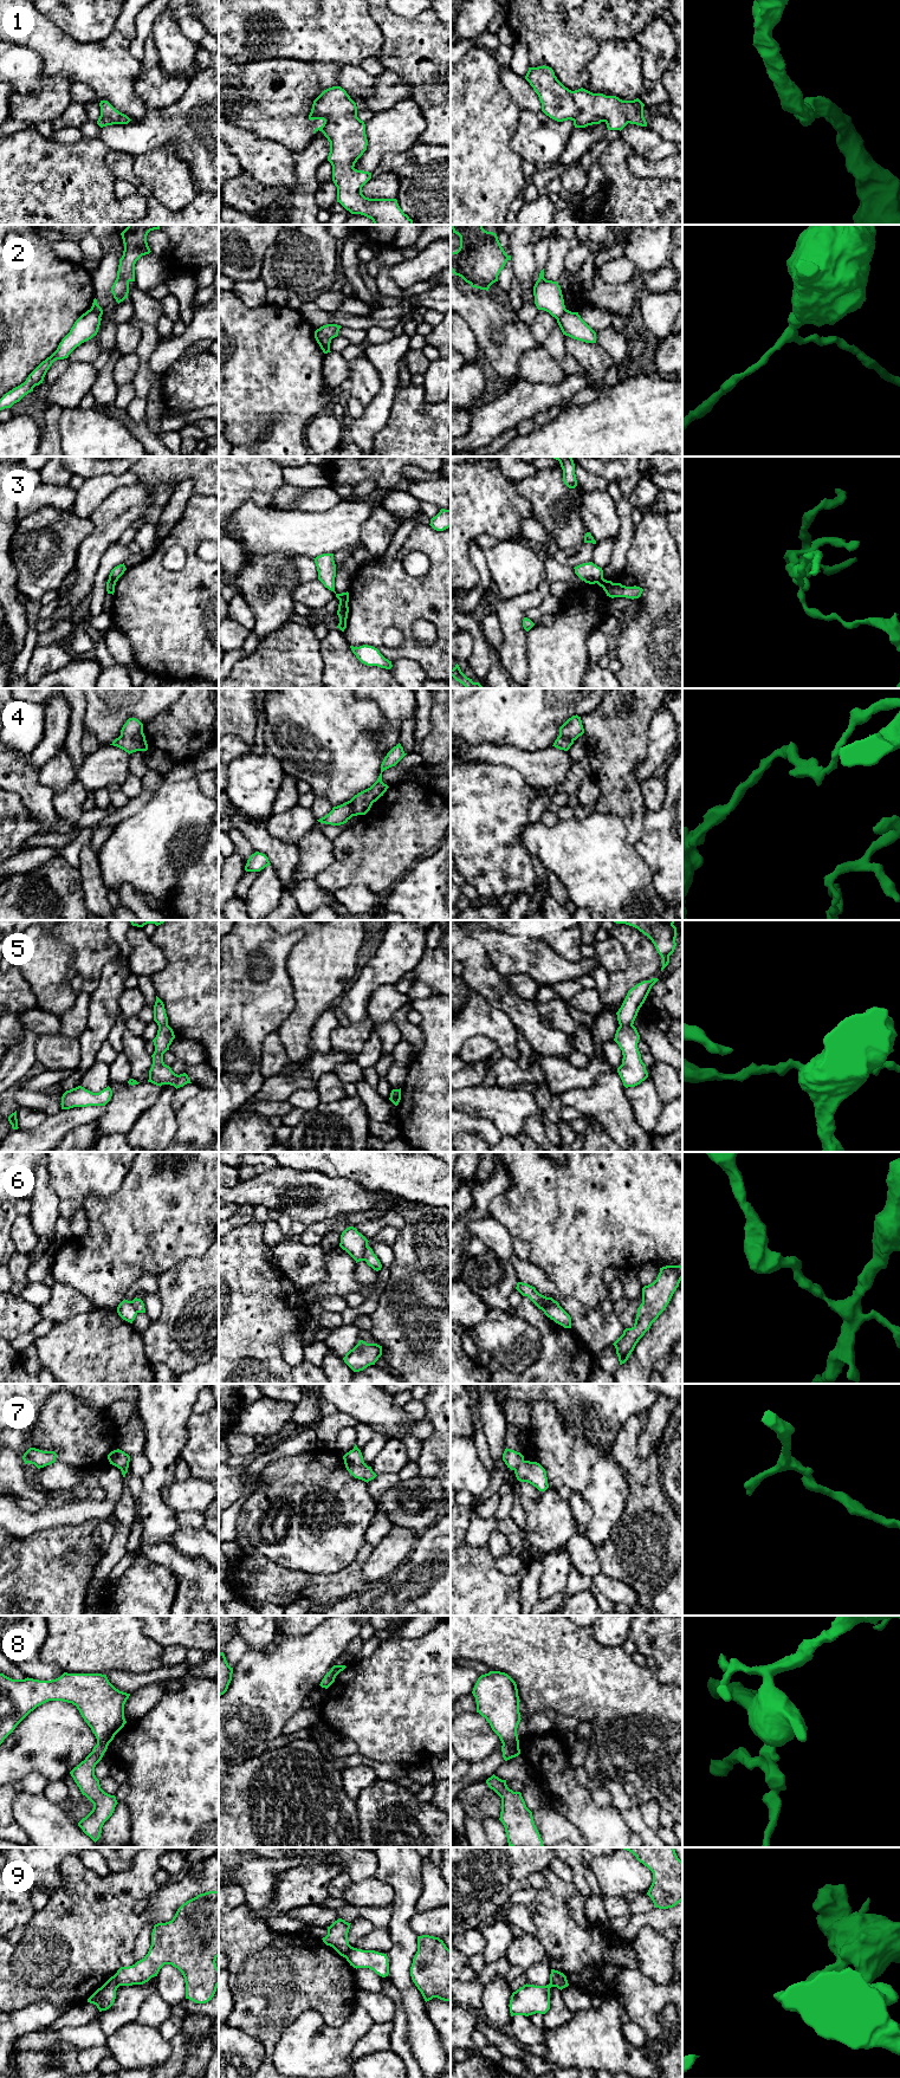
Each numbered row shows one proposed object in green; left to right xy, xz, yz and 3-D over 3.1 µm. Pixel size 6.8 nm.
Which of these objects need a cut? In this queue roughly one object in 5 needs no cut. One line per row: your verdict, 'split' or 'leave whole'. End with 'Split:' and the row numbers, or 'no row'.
1: leave whole
2: split
3: split
4: split
5: split
6: split
7: split
8: split
9: split
Split: 2, 3, 4, 5, 6, 7, 8, 9

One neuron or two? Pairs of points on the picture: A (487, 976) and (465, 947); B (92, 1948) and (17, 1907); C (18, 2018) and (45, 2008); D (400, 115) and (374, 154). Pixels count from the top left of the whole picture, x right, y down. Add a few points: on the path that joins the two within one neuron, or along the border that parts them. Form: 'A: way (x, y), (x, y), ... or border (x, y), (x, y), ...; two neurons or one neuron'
A: way (480, 969), (472, 955); one neuron
B: border (36, 1911), (27, 1923), (12, 1930); two neurons
C: way (25, 2018), (32, 2018), (38, 2014); one neuron
D: way (397, 124), (380, 144); one neuron

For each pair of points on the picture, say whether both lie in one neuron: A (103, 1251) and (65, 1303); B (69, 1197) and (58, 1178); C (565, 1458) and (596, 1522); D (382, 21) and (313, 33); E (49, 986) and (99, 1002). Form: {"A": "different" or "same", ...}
{"A": "different", "B": "same", "C": "same", "D": "different", "E": "different"}

